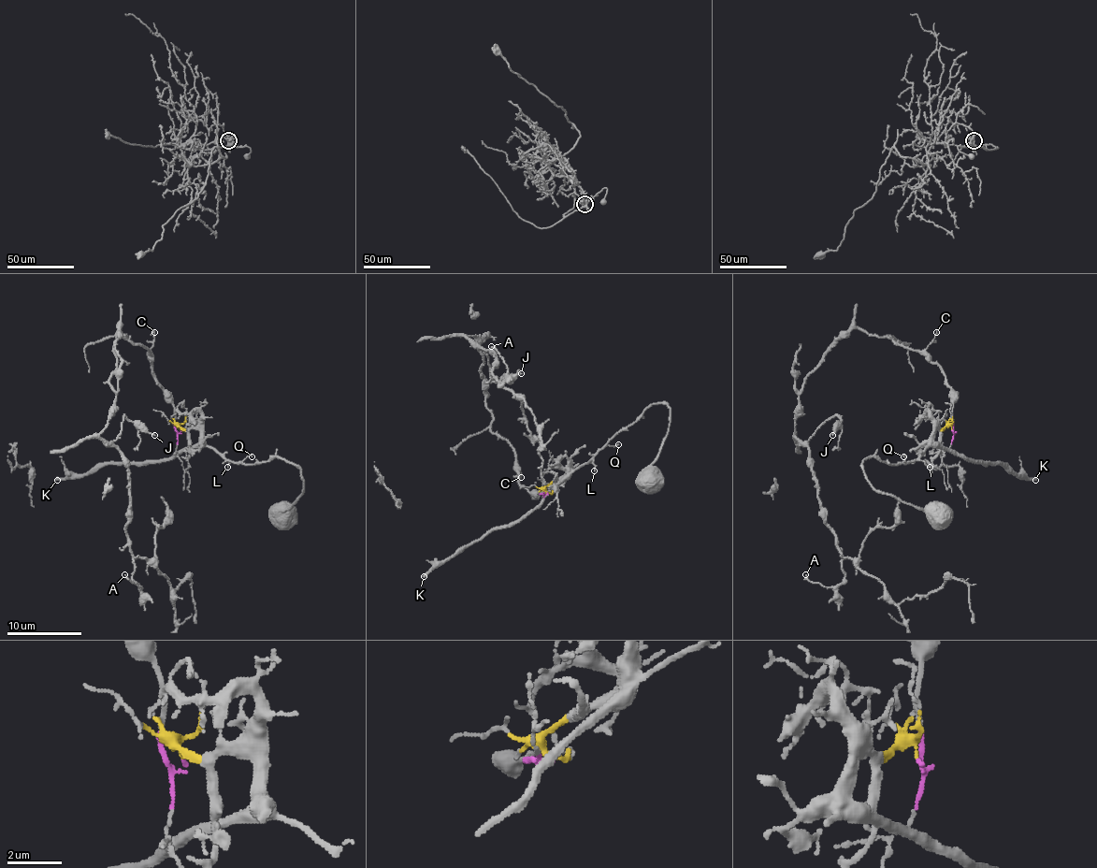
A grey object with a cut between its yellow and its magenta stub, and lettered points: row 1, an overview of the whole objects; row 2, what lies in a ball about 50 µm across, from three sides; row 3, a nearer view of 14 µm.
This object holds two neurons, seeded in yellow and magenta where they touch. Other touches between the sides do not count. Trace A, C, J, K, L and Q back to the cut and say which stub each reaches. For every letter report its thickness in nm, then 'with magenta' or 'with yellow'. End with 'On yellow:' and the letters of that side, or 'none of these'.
A: 170 nm thick; with magenta
C: 110 nm thick; with magenta
J: 160 nm thick; with magenta
K: 320 nm thick; with yellow
L: 90 nm thick; with yellow
Q: 100 nm thick; with yellow
On yellow: K, L, Q

